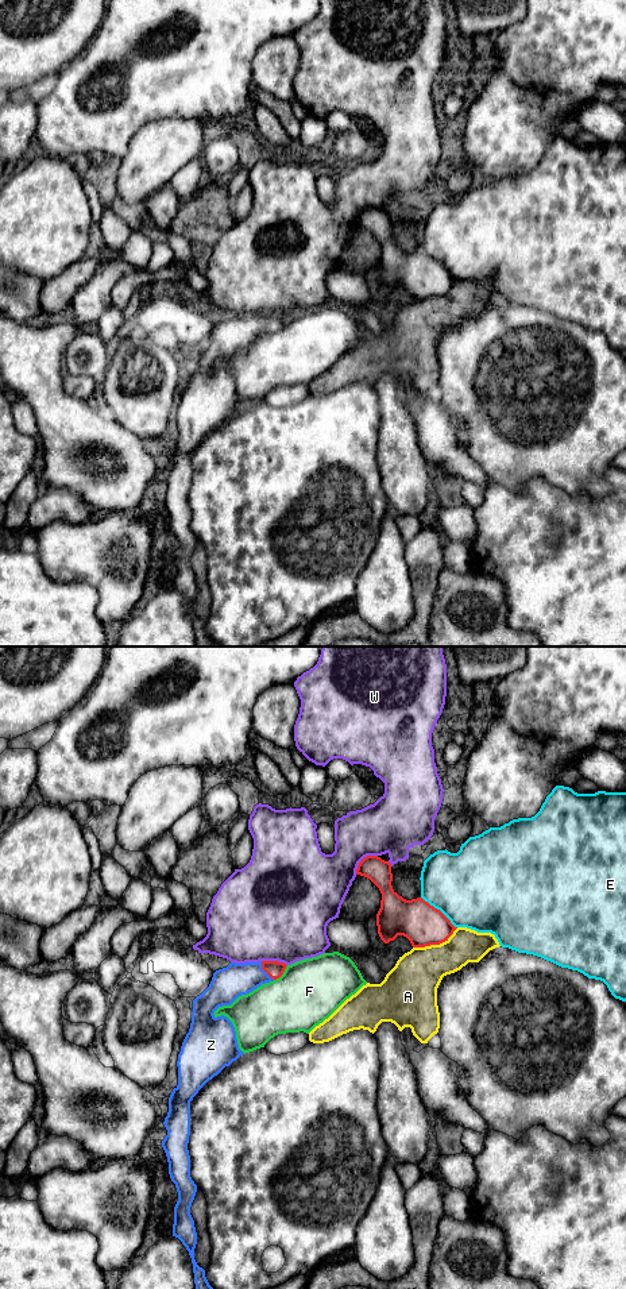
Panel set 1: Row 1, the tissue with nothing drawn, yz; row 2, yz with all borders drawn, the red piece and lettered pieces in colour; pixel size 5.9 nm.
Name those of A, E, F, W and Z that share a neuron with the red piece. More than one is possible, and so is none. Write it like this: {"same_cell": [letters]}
{"same_cell": ["Z"]}

